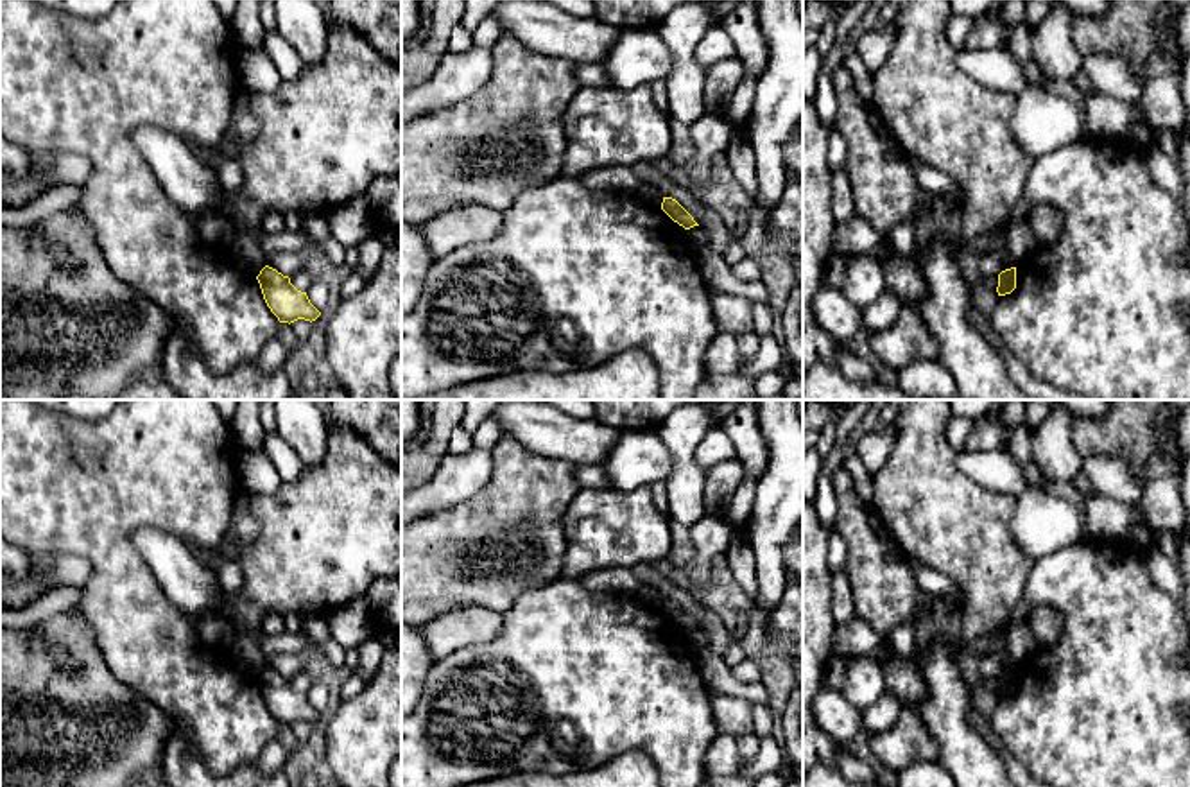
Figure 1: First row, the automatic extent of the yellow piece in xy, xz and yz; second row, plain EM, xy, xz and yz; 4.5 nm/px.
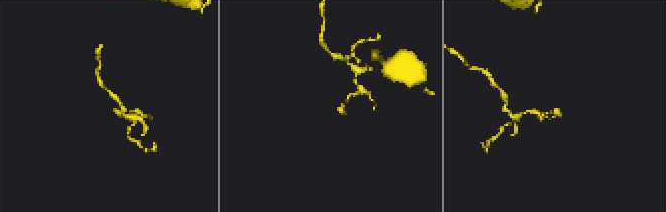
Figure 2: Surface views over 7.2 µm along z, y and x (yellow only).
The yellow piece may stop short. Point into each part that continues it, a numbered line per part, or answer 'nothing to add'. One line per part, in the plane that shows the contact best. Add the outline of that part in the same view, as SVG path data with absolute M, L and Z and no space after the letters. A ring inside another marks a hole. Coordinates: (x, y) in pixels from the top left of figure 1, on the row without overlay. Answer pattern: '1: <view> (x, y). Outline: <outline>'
nothing to add

